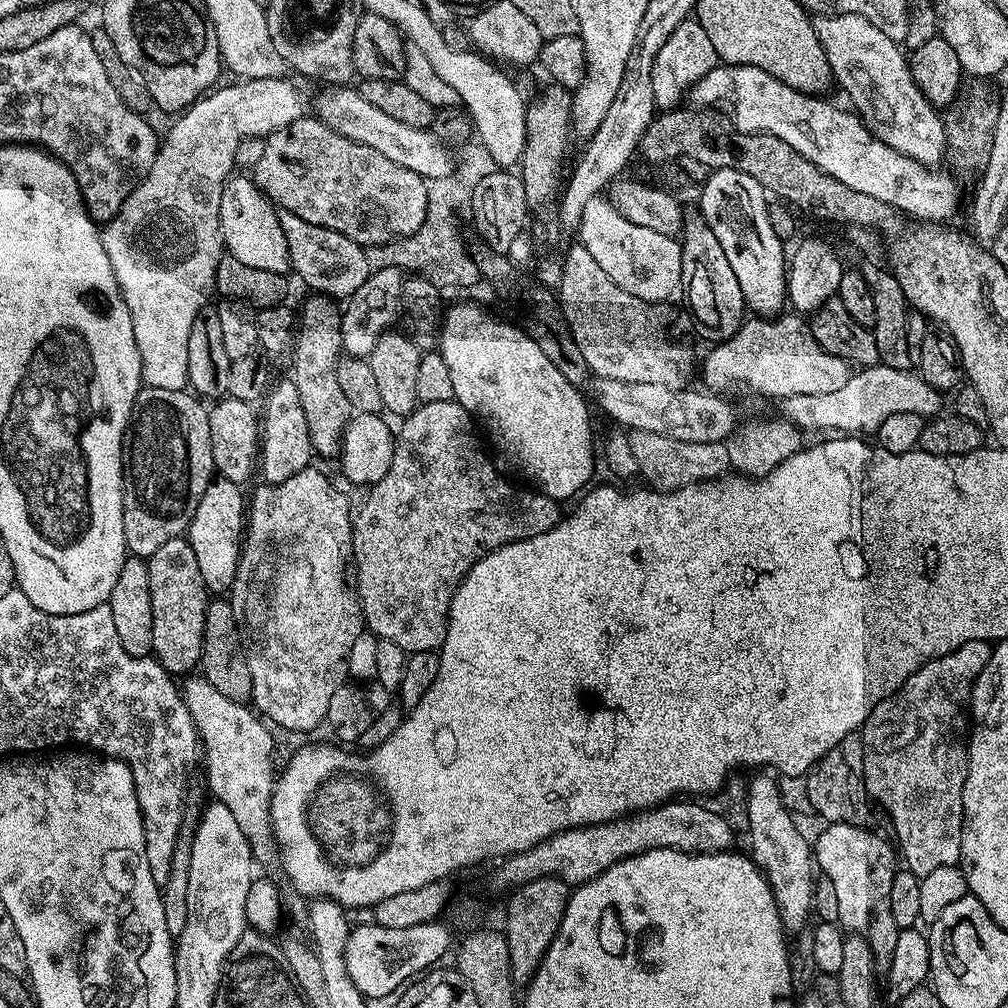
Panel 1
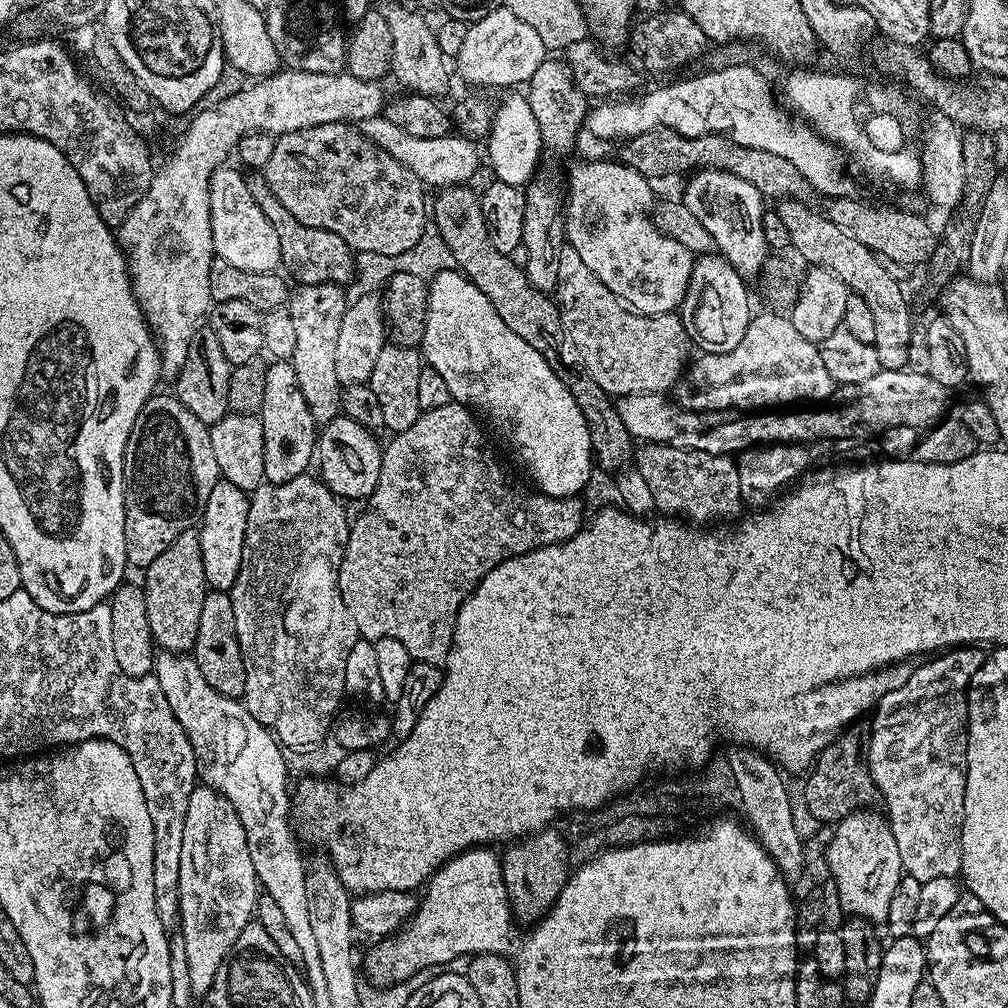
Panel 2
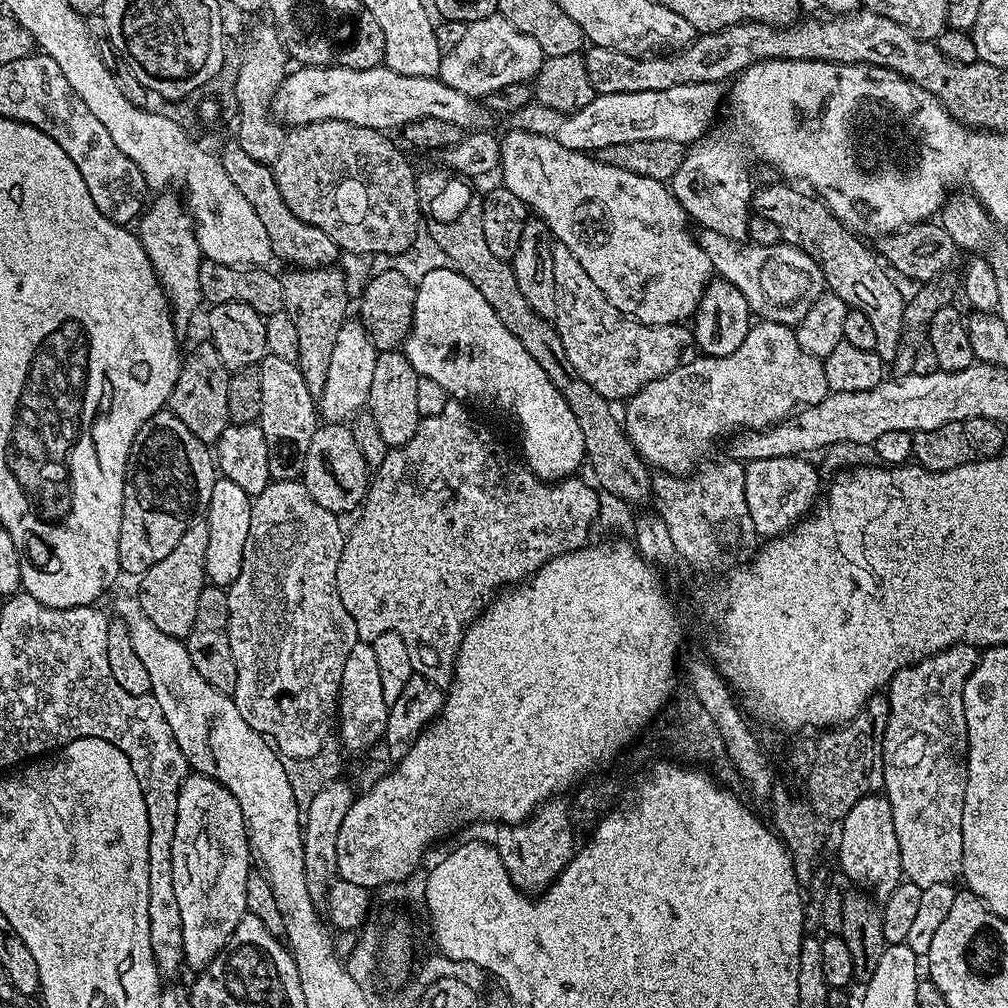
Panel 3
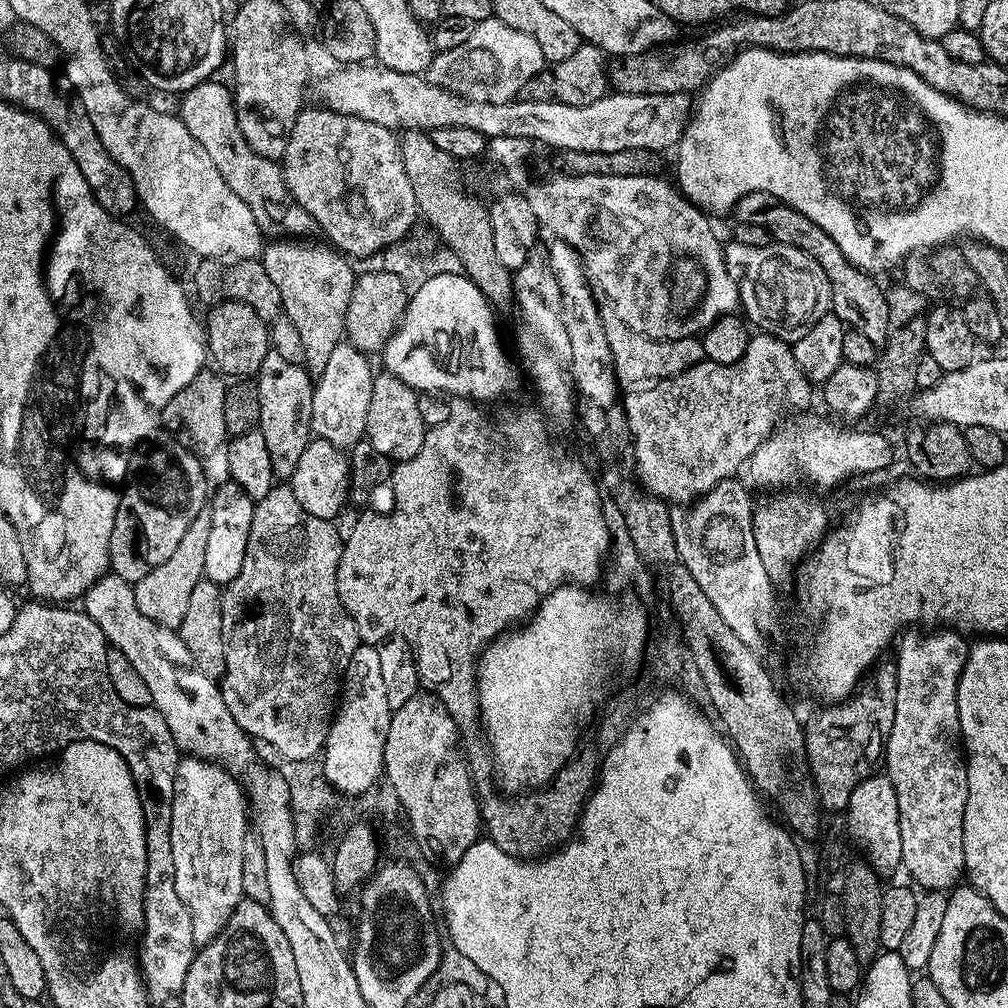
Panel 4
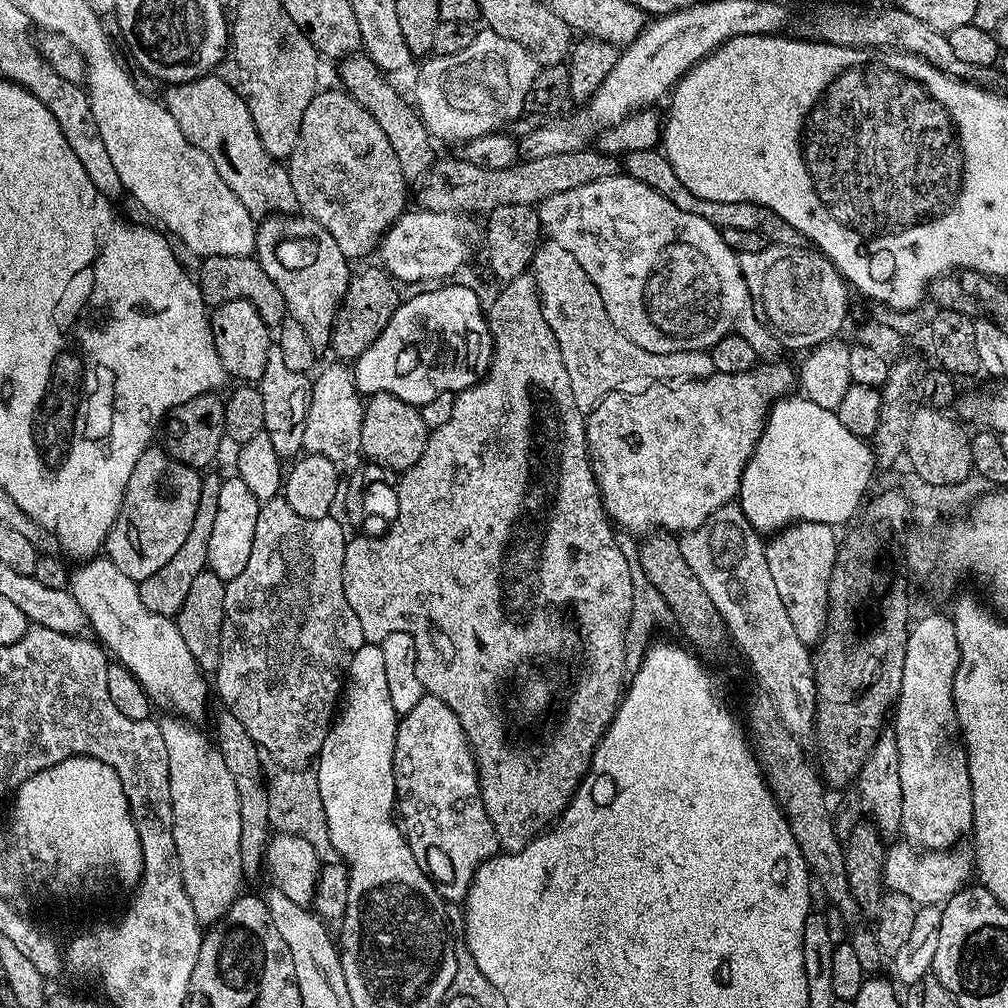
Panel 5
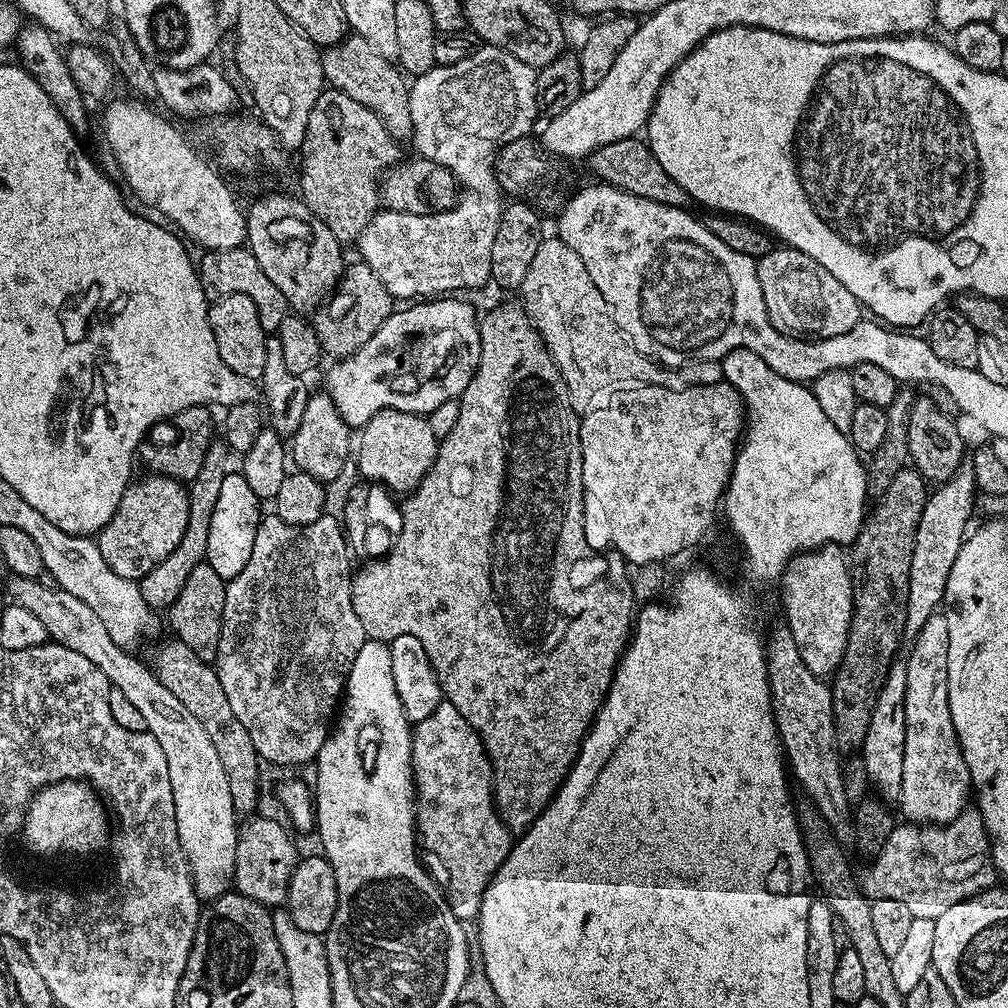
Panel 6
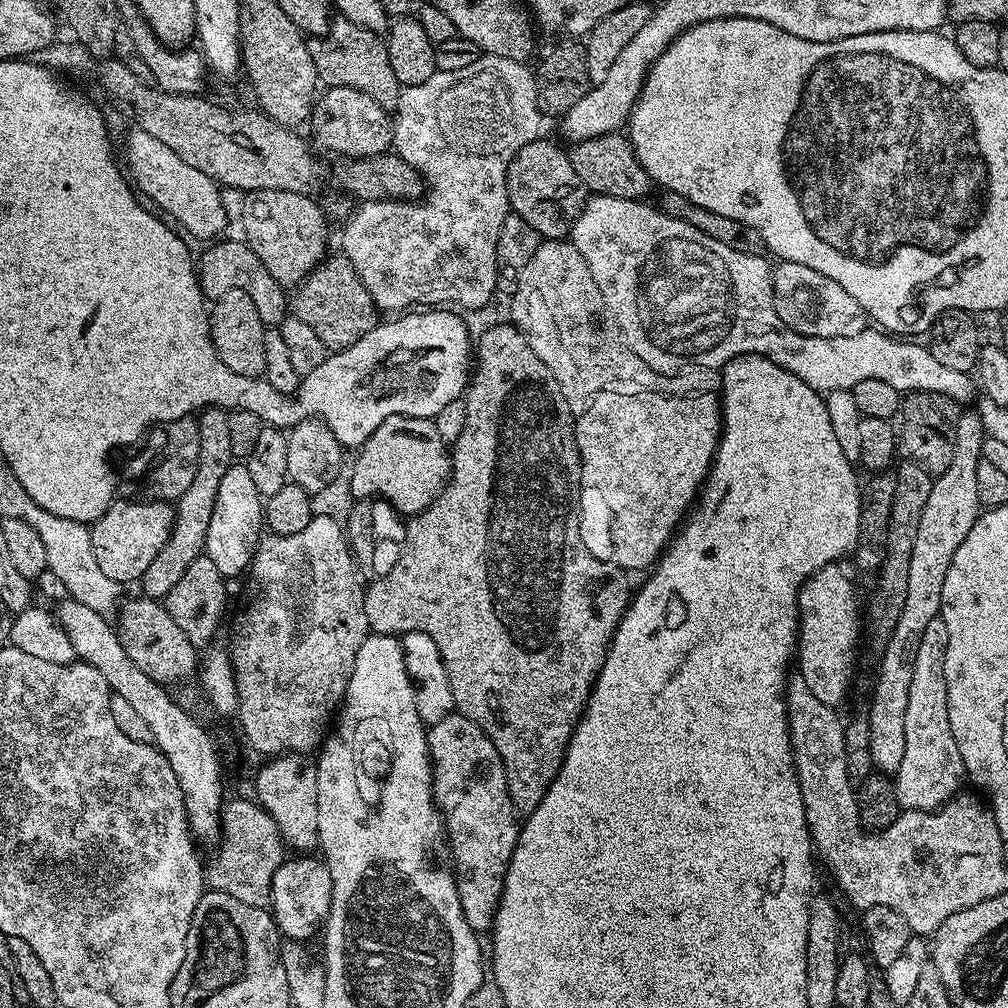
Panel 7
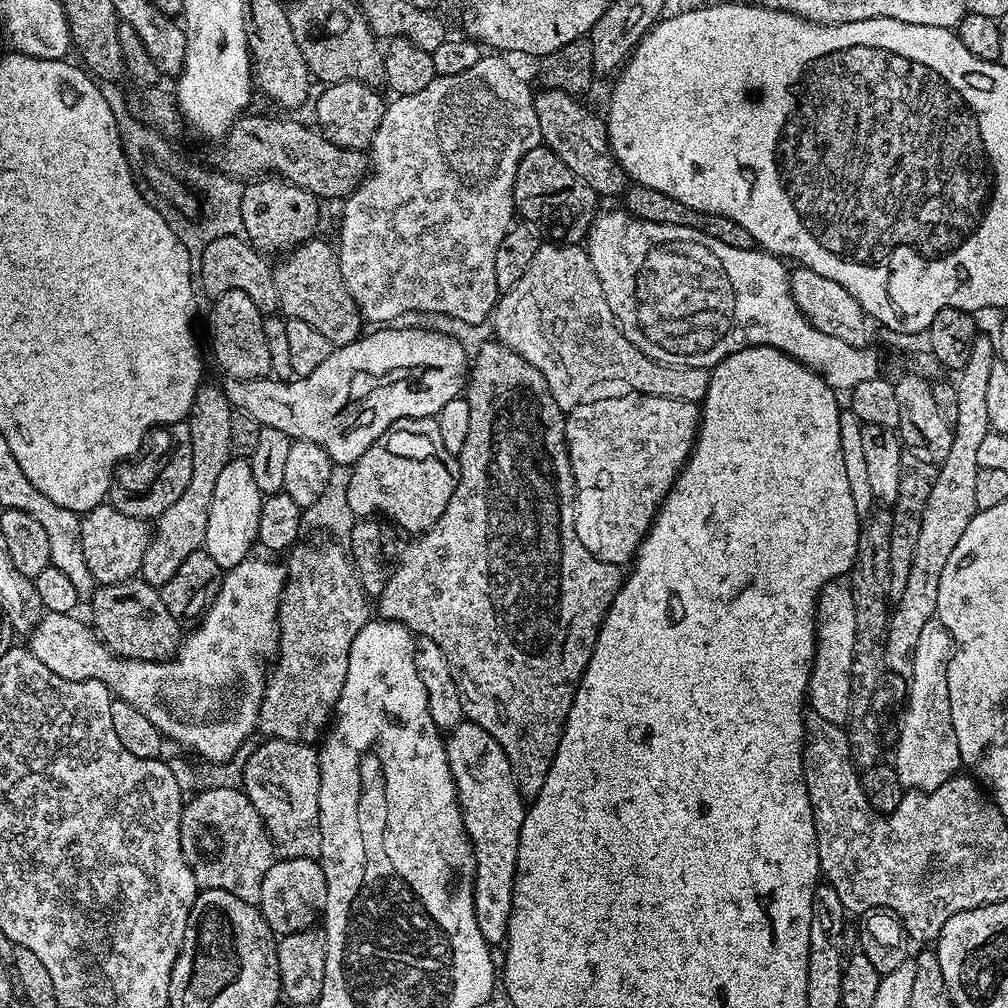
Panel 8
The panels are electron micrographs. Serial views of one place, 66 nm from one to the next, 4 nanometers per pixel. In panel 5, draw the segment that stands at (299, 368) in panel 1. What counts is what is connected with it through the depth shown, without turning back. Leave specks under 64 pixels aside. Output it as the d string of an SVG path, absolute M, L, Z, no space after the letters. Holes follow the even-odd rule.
M277 214L263 217L256 225L254 257L266 275L278 286L285 299L287 315L302 322L302 330L310 337L310 346L323 353L332 342L332 323L344 301L348 283L354 272L347 256L338 250L338 242L330 238L324 227L307 214Z

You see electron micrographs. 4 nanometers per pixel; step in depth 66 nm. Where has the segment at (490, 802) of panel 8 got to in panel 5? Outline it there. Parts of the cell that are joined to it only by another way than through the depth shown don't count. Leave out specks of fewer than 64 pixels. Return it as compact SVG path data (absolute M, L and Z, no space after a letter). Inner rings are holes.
M426 694L410 714L399 717L394 774L395 811L404 841L426 869L441 900L459 905L468 894L478 866L497 855L500 843L486 814L486 806L482 806L472 744L458 722L458 714L454 714L442 698Z

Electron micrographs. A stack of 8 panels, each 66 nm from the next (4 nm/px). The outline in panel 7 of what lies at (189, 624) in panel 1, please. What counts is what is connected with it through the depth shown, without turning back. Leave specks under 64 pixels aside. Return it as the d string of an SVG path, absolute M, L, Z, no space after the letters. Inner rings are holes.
M207 407L199 413L200 445L198 446L198 471L194 474L194 482L186 489L186 494L175 501L176 521L172 527L170 538L162 550L158 550L158 558L150 562L146 574L139 578L139 587L142 586L143 595L151 600L163 601L165 596L178 586L182 574L186 574L194 558L205 555L206 530L210 530L210 517L214 514L214 502L218 498L218 490L226 470L234 463L230 450L230 426L228 412L223 408Z

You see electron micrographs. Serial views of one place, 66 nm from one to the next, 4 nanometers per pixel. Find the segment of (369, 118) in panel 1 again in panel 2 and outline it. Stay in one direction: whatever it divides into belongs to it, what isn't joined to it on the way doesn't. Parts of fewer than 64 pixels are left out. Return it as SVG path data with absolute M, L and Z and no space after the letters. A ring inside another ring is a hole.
M383 115L375 116L363 121L362 131L366 138L370 138L379 148L386 150L406 170L414 170L421 184L431 186L436 184L437 189L449 186L464 186L469 183L468 179L475 174L482 164L482 148L475 140L468 140L457 134L439 136L438 138L414 138L414 134L406 134L394 122L390 122Z

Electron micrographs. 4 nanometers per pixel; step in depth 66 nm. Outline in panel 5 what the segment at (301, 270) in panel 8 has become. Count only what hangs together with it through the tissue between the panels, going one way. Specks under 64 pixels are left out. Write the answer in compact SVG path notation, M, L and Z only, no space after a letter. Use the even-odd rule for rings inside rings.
M368 268L365 272L357 271L353 275L344 301L340 303L336 320L332 323L330 348L340 355L337 357L341 361L355 362L376 341L378 334L386 330L386 322L390 322L394 310L402 303L402 296L396 293L397 281L389 276L387 271L376 268Z

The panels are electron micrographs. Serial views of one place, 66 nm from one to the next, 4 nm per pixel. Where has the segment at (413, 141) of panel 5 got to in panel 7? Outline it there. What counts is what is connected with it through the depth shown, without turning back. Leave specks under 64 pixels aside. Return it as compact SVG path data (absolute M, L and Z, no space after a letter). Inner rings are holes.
M337 15L325 36L308 40L308 49L314 58L314 70L321 85L328 88L357 88L386 110L395 109L399 103L402 87L390 66L385 41L377 33Z

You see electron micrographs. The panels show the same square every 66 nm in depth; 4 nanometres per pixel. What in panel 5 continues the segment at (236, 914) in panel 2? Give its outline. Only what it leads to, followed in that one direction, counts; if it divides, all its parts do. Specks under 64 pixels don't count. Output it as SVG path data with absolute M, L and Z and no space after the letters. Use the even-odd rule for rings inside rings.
M165 715L165 720L159 721L162 730L162 742L166 742L166 754L168 755L168 773L170 774L170 798L172 799L172 829L174 830L174 846L178 850L178 862L182 870L182 882L186 886L186 894L190 898L190 906L194 906L194 914L198 918L198 922L202 926L211 926L220 920L236 897L241 895L242 888L240 883L246 880L244 871L242 870L242 850L240 843L242 842L242 814L238 814L238 786L234 786L234 774L230 774L230 770L226 770L226 762L222 762L222 754L220 749L216 747L211 739L208 740L199 732L195 723L189 722L183 718L177 718L175 715Z

